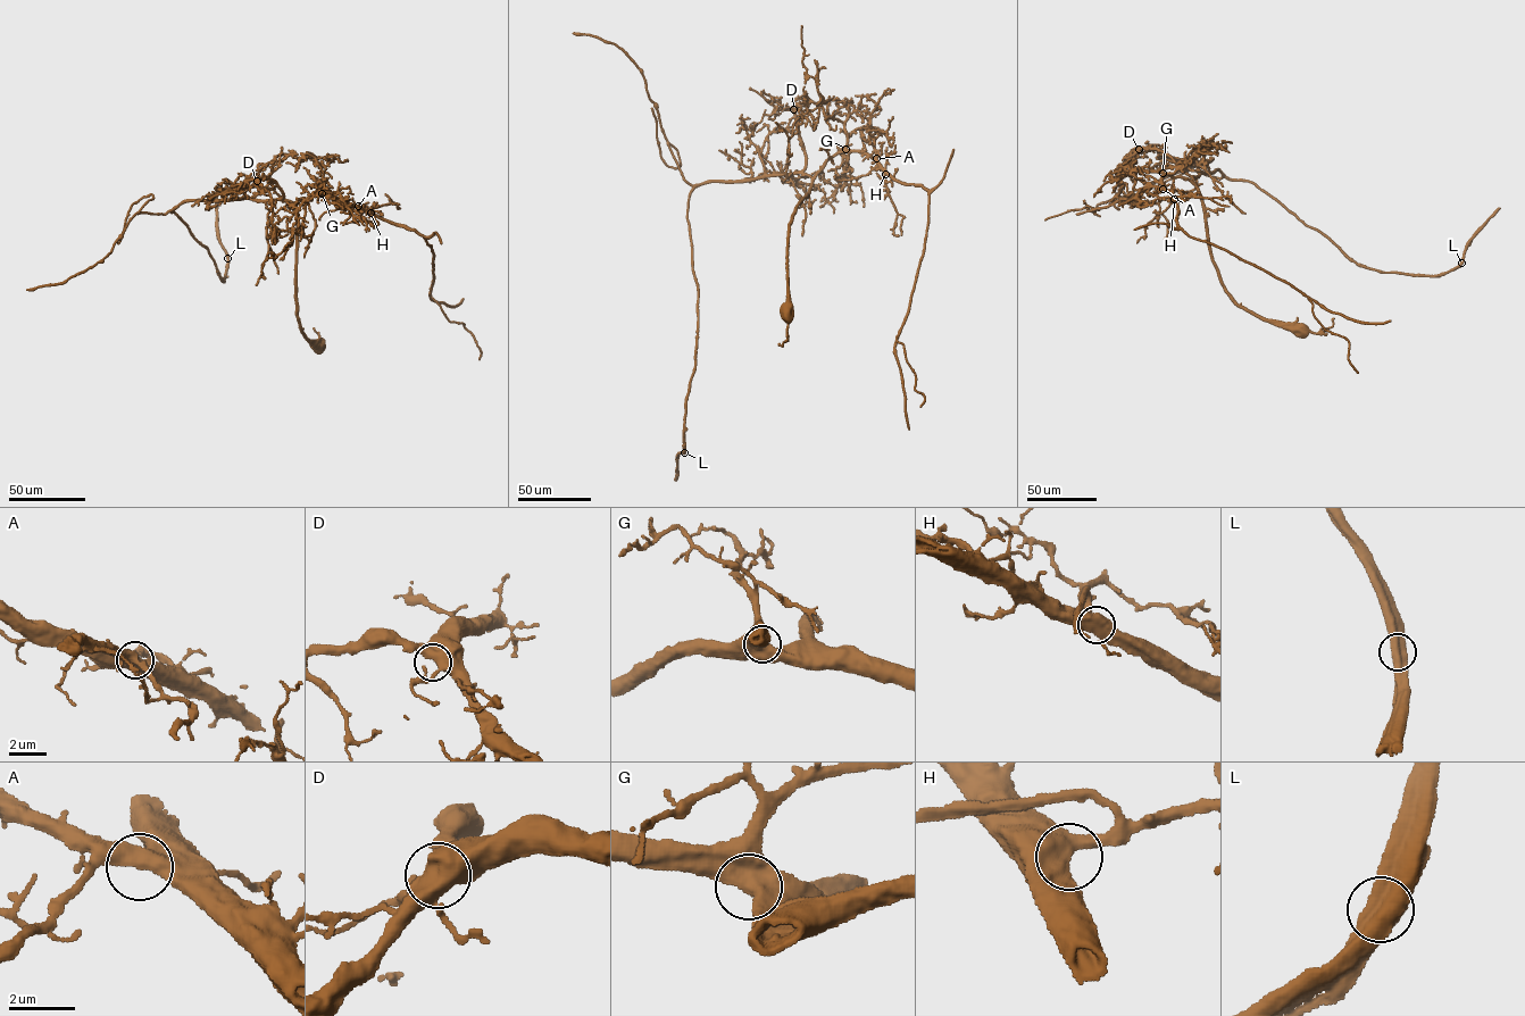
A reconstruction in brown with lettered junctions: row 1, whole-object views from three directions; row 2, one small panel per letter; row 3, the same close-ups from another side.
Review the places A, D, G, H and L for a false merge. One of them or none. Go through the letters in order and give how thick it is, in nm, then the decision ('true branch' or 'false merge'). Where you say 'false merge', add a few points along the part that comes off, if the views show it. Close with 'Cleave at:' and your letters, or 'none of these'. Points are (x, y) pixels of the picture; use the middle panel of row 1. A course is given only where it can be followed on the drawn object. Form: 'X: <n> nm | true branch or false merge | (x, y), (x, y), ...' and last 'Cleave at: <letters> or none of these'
A: 550 nm | true branch
D: 600 nm | true branch
G: 650 nm | true branch
H: 650 nm | true branch
L: 700 nm | false merge | (684, 451), (678, 454), (674, 480)
Cleave at: L

